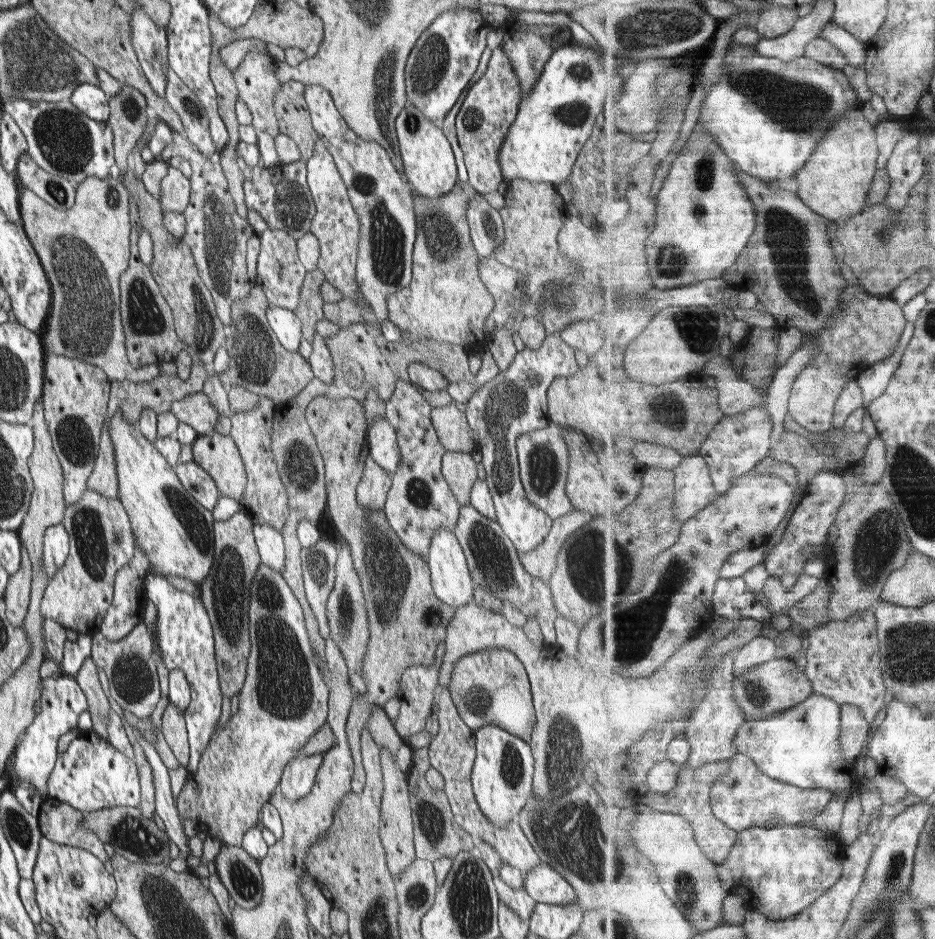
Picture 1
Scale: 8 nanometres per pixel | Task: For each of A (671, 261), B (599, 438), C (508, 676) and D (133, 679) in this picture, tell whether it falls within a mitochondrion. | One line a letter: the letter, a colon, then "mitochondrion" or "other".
A: mitochondrion
B: other
C: mitochondrion
D: mitochondrion

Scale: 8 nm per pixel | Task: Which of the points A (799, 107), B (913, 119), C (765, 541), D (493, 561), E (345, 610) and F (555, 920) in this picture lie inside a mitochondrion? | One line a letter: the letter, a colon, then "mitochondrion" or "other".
A: mitochondrion
B: other
C: other
D: mitochondrion
E: mitochondrion
F: other

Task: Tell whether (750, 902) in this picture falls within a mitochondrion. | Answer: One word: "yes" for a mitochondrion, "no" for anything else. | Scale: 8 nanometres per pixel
no

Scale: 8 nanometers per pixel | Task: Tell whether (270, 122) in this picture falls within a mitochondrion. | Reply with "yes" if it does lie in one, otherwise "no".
no

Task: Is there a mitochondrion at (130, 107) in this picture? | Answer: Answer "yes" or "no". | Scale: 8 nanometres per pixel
yes

